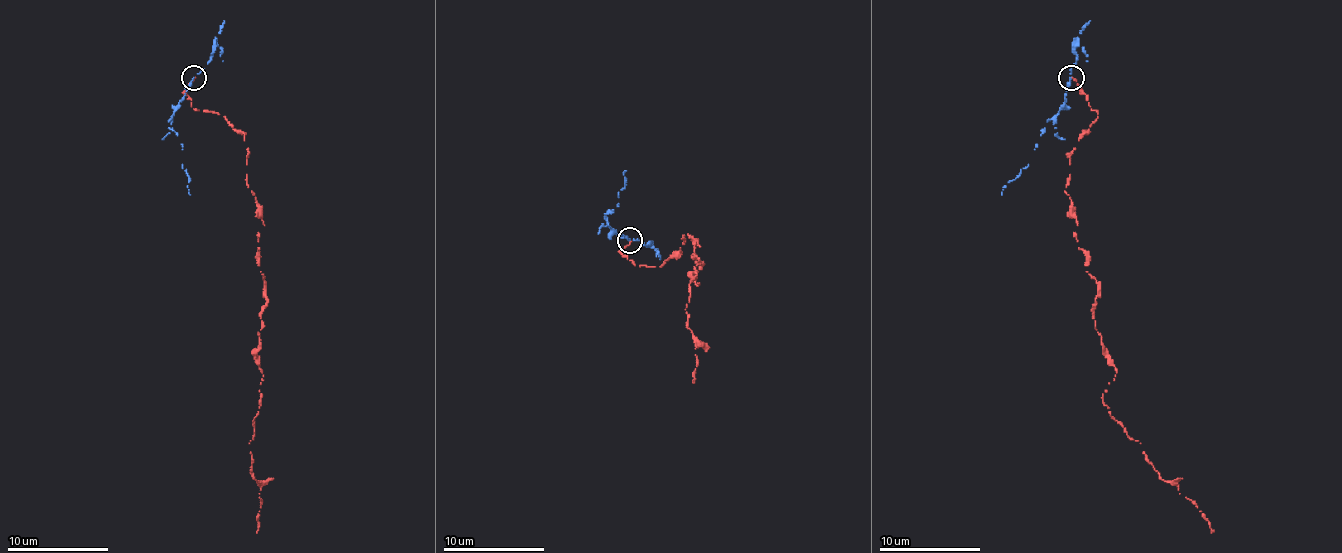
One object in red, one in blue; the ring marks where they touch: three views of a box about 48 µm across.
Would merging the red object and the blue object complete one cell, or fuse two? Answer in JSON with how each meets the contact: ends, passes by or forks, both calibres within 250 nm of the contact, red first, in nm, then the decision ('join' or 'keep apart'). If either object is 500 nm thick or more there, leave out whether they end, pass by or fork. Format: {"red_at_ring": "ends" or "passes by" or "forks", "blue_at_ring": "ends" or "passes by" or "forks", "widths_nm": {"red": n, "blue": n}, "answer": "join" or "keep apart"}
{"red_at_ring": "ends", "blue_at_ring": "passes by", "widths_nm": {"red": 150, "blue": 160}, "answer": "keep apart"}

